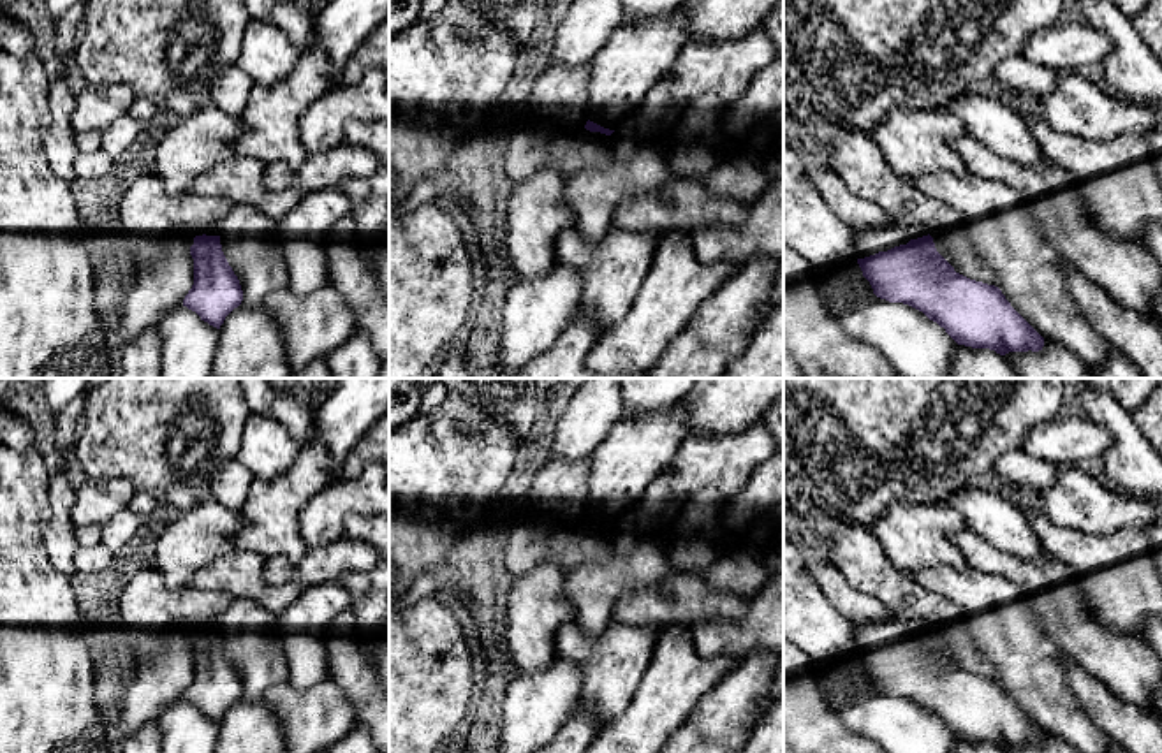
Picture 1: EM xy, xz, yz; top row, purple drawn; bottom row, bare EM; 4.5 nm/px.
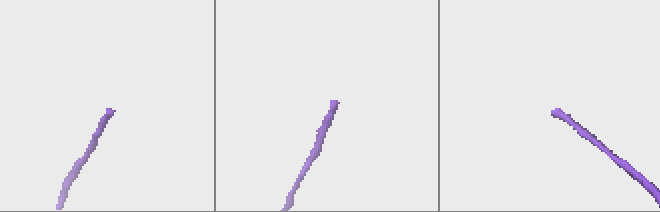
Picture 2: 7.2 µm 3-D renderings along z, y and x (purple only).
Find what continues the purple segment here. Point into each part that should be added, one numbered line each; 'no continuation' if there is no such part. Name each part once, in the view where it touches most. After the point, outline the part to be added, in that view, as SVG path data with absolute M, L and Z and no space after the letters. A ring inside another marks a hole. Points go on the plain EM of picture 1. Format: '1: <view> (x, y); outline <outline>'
1: yz (868, 636); outline M898 616L879 623L856 623L854 637L857 653L864 653L879 646L887 646L894 640L907 639L910 633L917 633L923 630L928 630L928 625L924 621L905 619Z

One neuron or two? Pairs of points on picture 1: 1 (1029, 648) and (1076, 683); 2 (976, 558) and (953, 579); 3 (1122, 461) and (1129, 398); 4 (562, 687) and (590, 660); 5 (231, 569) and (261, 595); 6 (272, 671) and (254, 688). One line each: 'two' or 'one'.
1: two
2: two
3: two
4: two
5: one
6: one

